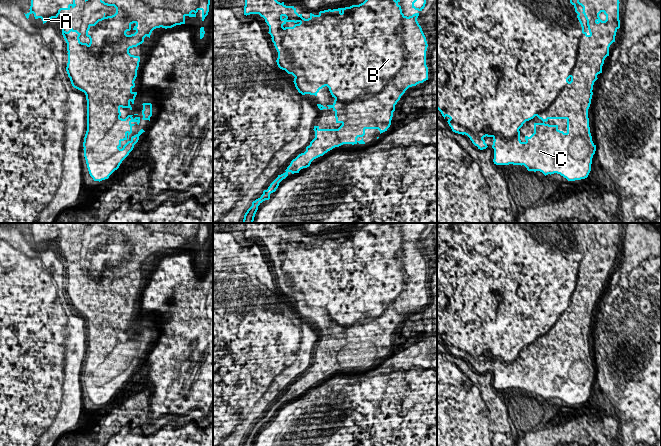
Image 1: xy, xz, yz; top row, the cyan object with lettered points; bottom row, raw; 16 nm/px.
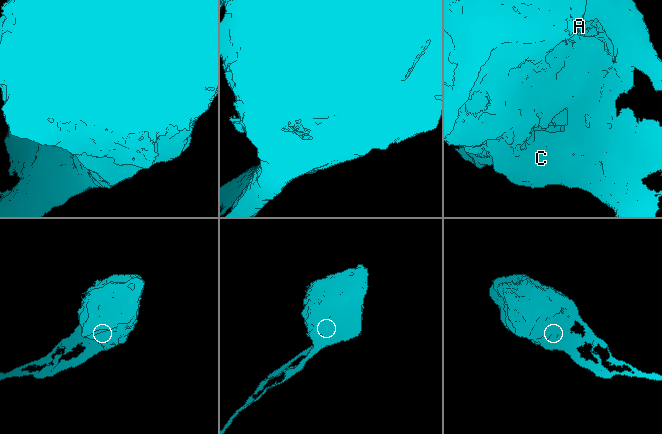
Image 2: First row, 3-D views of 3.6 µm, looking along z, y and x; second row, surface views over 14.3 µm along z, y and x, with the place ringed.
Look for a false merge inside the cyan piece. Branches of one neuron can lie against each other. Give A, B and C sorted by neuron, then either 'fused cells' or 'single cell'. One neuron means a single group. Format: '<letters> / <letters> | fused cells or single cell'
A B C | single cell

